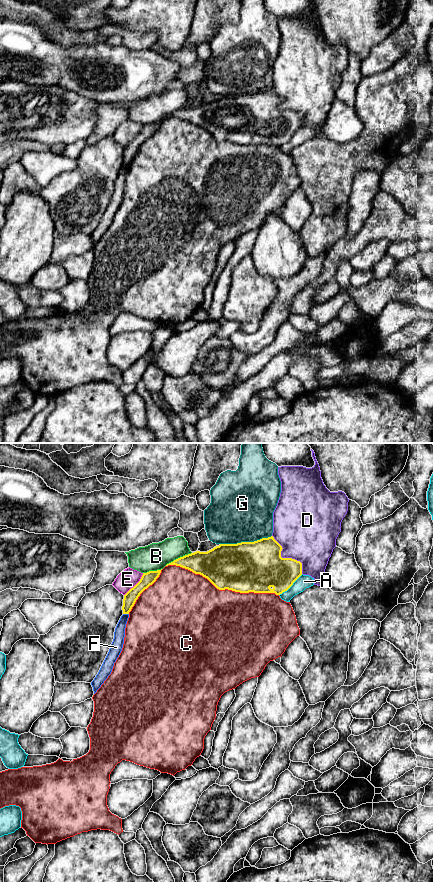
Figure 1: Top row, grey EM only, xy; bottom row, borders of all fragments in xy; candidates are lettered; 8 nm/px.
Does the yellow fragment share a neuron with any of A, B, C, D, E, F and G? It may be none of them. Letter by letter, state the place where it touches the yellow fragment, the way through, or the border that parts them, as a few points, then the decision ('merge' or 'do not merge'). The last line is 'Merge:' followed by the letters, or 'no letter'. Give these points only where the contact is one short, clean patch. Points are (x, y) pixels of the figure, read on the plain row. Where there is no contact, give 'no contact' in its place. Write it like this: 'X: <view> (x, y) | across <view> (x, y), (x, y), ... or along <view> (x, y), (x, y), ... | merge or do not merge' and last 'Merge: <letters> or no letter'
A: xy (290, 138) | do not merge
B: xy (178, 110) | do not merge
C: xy (222, 141) | do not merge
D: xy (286, 110) | do not merge
E: xy (136, 136) | do not merge
F: xy (126, 165) | along xy (123, 165), (128, 166) | do not merge
G: xy (245, 94) | do not merge
Merge: no letter

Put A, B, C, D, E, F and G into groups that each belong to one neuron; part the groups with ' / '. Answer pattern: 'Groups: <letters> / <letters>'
Groups: A / B / C / D / E / F / G

